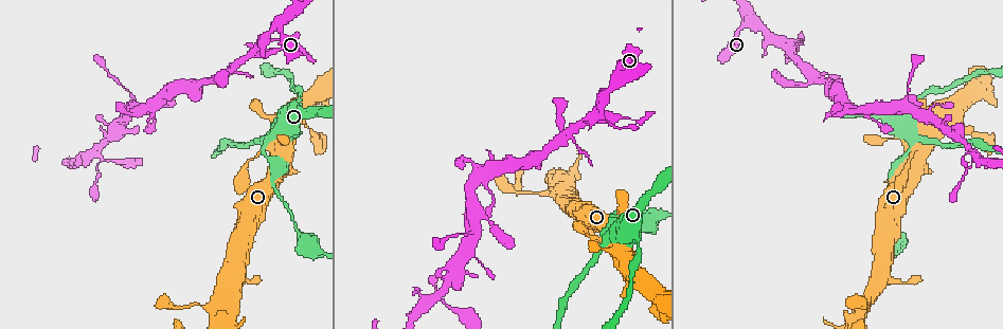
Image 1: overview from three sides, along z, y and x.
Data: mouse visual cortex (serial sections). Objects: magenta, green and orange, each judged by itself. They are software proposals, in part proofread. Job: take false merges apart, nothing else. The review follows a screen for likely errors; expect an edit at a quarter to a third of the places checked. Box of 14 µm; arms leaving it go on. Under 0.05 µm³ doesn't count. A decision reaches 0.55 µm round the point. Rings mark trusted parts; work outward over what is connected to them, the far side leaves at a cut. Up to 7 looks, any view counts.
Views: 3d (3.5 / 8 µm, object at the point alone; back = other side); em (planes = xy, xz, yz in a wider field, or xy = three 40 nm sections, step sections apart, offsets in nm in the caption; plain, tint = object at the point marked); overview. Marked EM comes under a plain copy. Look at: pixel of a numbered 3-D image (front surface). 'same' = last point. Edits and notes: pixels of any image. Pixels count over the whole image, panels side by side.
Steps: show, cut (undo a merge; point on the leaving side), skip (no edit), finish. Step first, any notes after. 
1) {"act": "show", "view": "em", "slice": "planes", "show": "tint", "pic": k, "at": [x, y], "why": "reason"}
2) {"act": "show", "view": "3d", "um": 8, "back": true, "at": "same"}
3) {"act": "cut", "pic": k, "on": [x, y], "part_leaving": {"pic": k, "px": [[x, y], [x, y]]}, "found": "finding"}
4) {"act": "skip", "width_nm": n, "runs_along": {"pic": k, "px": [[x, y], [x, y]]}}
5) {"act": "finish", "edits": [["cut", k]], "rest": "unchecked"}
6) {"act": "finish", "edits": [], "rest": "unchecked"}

{"act": "show", "view": "3d", "um": 3.5, "pic": 1, "at": [268, 137], "why": "small branch off a trunk"}

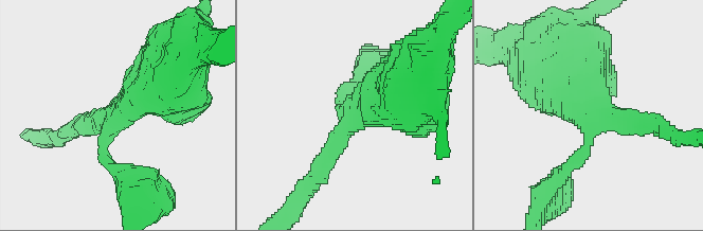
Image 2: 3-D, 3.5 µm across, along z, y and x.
{"act": "show", "view": "em", "slice": "planes", "show": "tint", "pic": 2, "at": [118, 117], "arms": 3, "arm_widths_nm": [150, 300, 700], "why": "now the EM"}

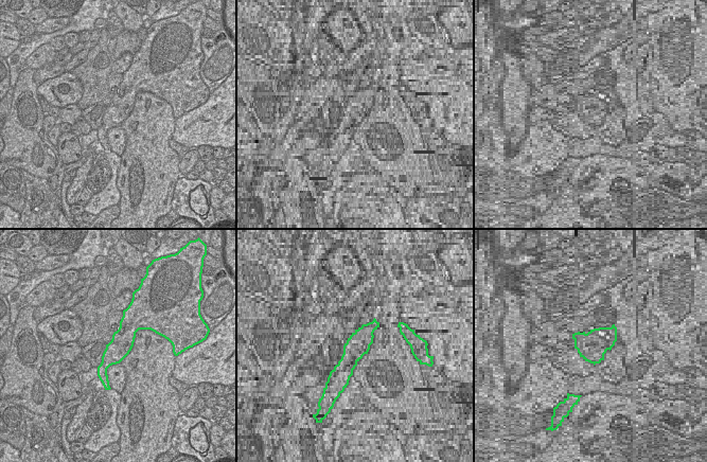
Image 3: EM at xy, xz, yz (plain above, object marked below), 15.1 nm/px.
{"act": "show", "view": "em", "slice": "xy", "step": 1, "show": "tint", "at": "same", "why": "another direction"}

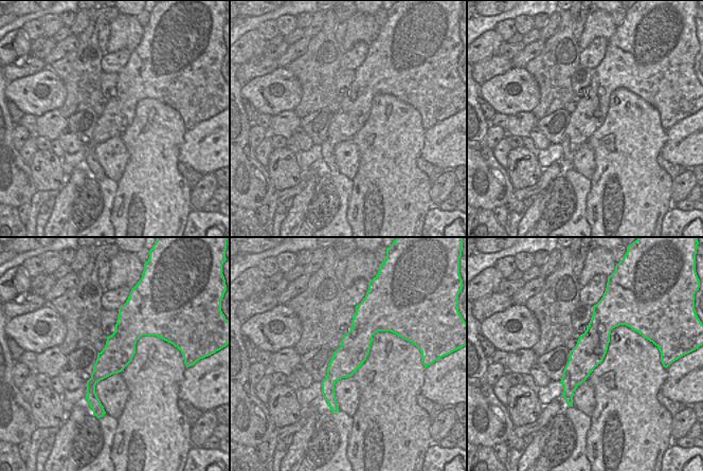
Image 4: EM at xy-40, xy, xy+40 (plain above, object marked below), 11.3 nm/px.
{"act": "skip", "runs_along": {"pic": 2, "px": [[172, 77], [104, 134], [116, 172]]}, "found": "one cell here"}

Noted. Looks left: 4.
{"act": "show", "view": "3d", "um": 3.5, "pic": 1, "at": [790, 53], "why": "small branch off a trunk"}

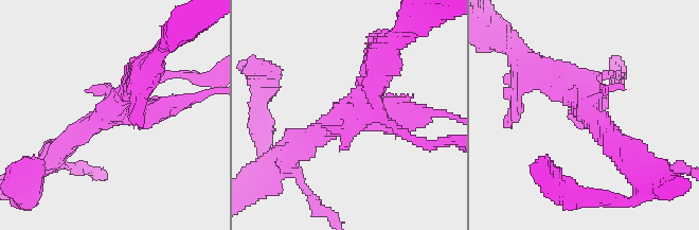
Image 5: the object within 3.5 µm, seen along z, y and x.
{"act": "show", "view": "em", "slice": "xy", "step": 1, "show": "tint", "pic": 5, "at": [588, 108], "why": "now the EM"}

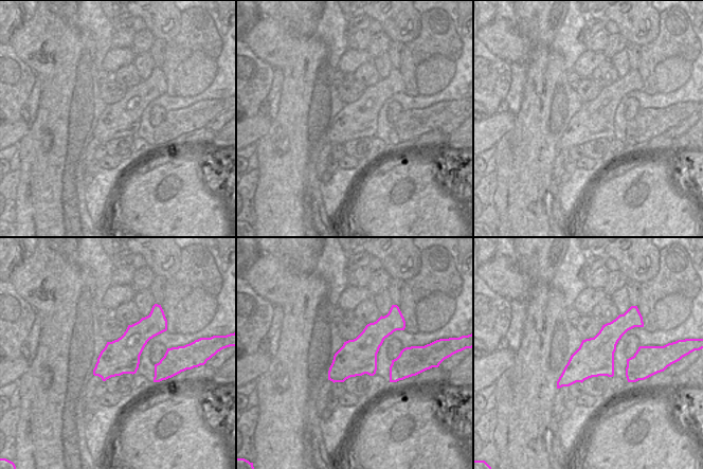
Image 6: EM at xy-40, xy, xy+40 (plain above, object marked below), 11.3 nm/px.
{"act": "skip", "runs_along": {"pic": 5, "px": [[379, 67], [359, 110], [301, 146]]}, "found": "one cell here"}

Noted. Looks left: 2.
{"act": "show", "view": "3d", "um": 8, "pic": 1, "at": [437, 299]}

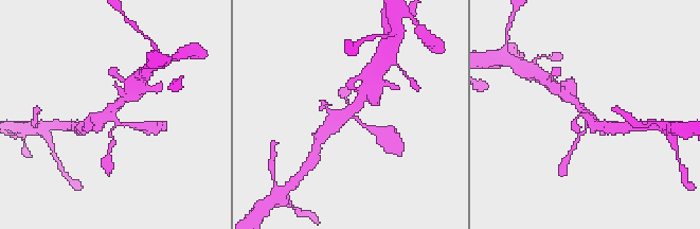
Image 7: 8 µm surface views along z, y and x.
{"act": "show", "view": "em", "slice": "xy", "step": 1, "show": "tint", "pic": 7, "at": [111, 111], "why": "shape alone is not enough"}

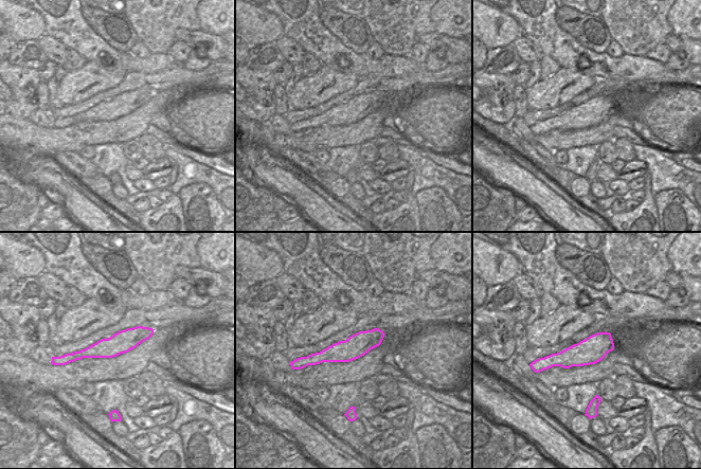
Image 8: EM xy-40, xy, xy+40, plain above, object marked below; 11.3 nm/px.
{"act": "skip", "found": "all the same cell"}

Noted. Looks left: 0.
{"act": "finish", "edits": [], "rest": "unchecked"}

